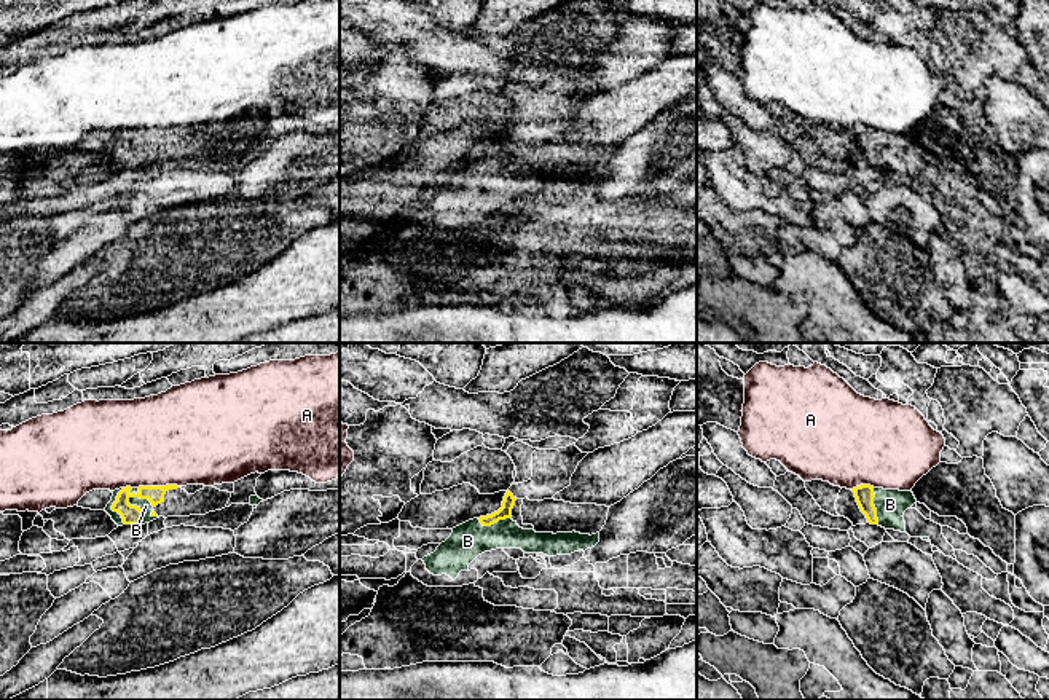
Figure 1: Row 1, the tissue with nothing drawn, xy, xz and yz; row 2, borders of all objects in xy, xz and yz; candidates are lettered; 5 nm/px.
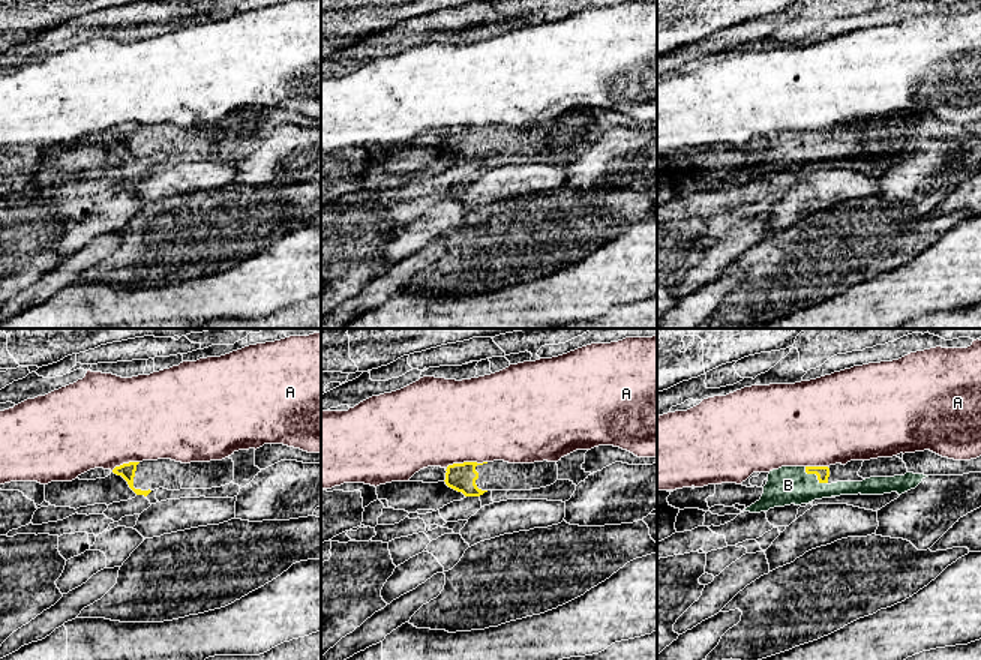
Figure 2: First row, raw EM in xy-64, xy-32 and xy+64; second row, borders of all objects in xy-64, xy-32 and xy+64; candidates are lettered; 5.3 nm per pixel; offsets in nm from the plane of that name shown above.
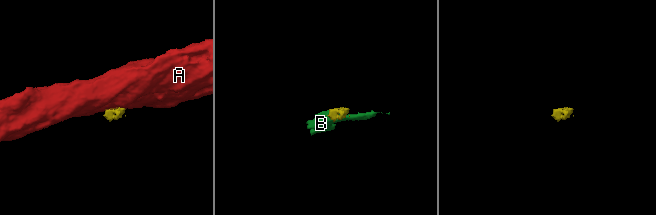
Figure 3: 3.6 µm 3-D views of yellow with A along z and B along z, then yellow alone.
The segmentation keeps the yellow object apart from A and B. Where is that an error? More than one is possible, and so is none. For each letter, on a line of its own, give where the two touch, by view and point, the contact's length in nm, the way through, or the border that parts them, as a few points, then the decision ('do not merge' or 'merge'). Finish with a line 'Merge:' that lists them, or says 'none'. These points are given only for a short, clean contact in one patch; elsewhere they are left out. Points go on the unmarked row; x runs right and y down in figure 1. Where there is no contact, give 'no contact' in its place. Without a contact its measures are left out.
A: contact xy (157, 129); length 200 nm; border xy (177, 128), (137, 129); do not merge
B: contact xy (134, 149); length 190 nm; merge
Merge: B

